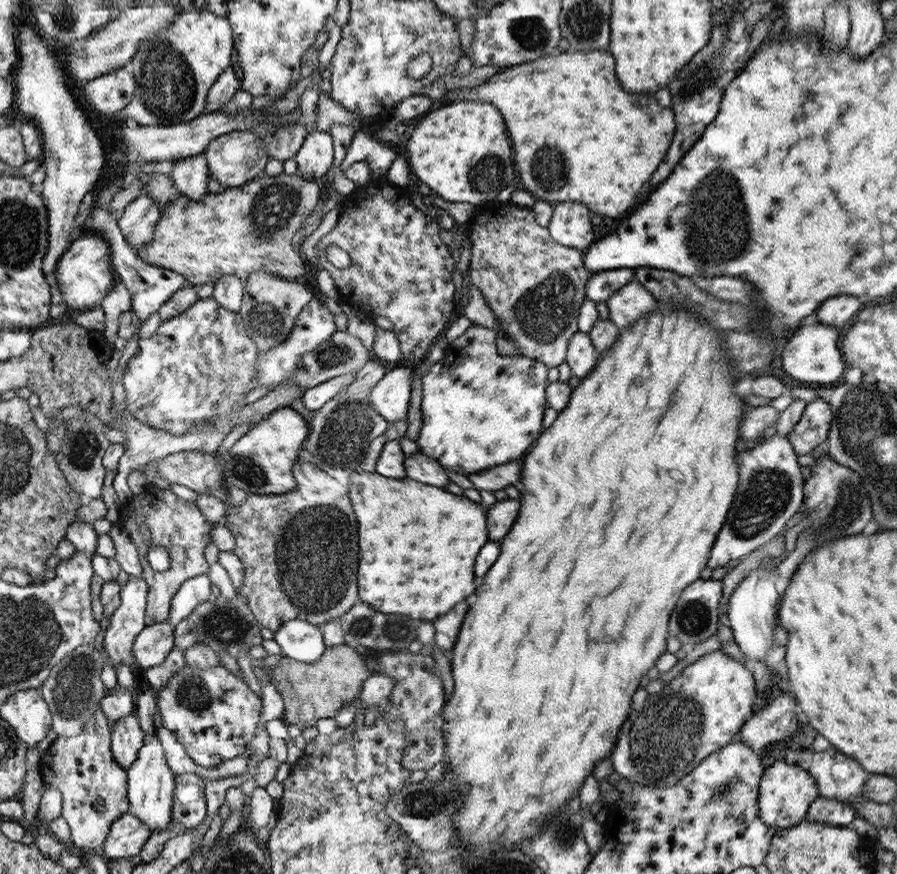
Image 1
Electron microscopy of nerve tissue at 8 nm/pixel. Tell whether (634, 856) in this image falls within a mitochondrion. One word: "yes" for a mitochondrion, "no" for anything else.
no

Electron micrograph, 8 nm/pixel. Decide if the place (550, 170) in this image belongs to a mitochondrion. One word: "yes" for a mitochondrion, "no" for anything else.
yes

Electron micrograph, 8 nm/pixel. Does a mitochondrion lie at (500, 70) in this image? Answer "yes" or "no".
no

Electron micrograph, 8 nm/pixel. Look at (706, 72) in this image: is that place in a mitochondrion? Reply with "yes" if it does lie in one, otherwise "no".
yes

